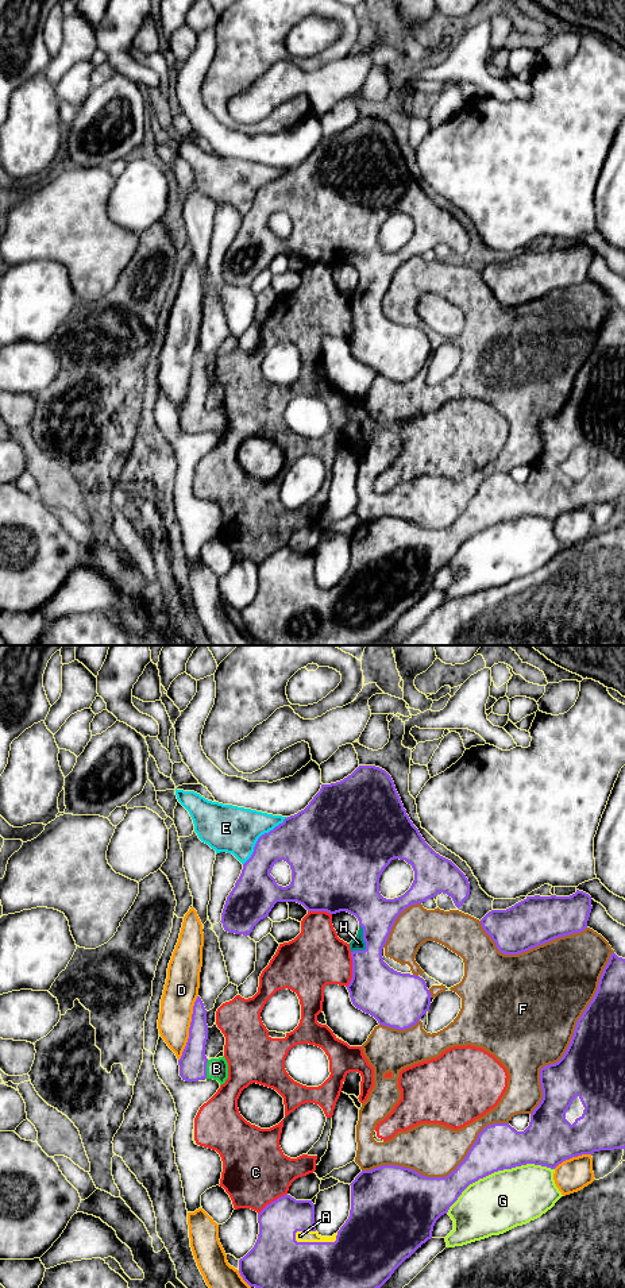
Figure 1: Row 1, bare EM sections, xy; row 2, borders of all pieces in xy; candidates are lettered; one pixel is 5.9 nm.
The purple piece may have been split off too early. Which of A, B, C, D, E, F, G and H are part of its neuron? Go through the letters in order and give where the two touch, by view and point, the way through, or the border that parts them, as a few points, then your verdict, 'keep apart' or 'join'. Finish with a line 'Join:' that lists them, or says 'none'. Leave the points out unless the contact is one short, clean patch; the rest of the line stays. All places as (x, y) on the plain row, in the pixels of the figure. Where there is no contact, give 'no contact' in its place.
A: meets purple in xy at (317, 594); join
B: meets purple in xy at (205, 421); join
C: meets purple in xy at (352, 322); keep apart
D: meets purple in xy at (189, 380); keep apart
E: meets purple in xy at (259, 189); keep apart
F: meets purple in xy at (573, 389); keep apart
G: meets purple in xy at (497, 523); keep apart
H: meets purple in xy at (366, 296); join
Join: A, B, H

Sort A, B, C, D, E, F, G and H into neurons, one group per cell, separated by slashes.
A B H / C / D / E / F / G

